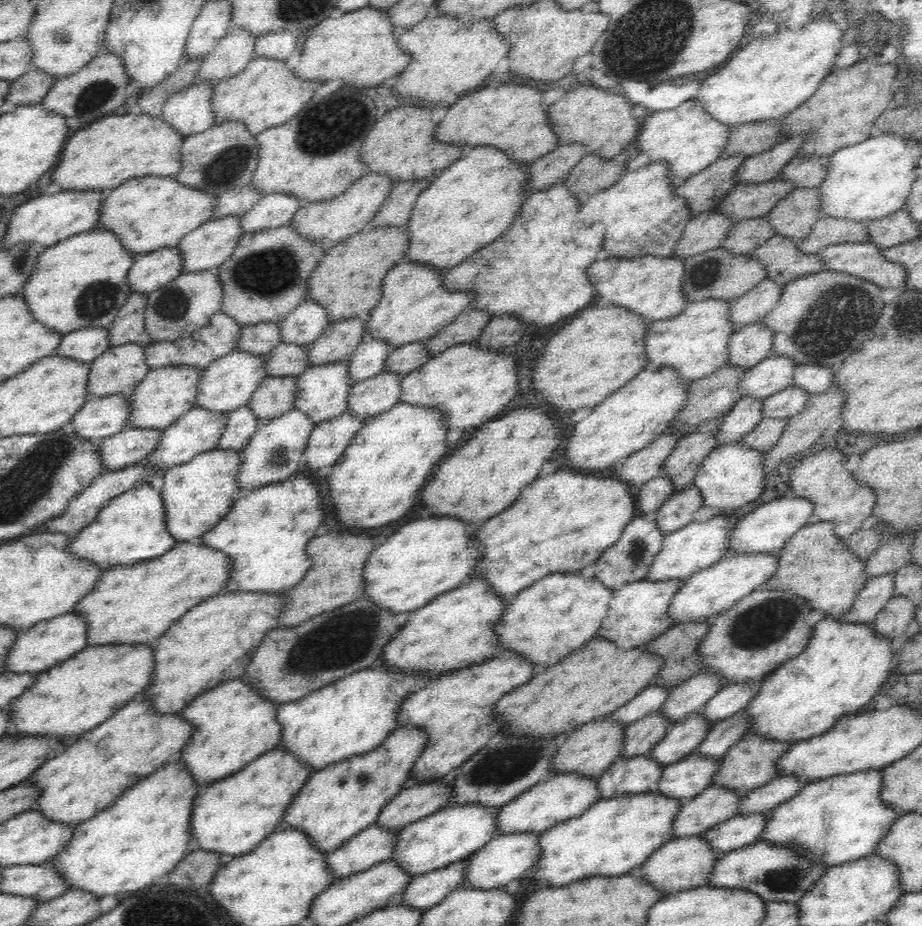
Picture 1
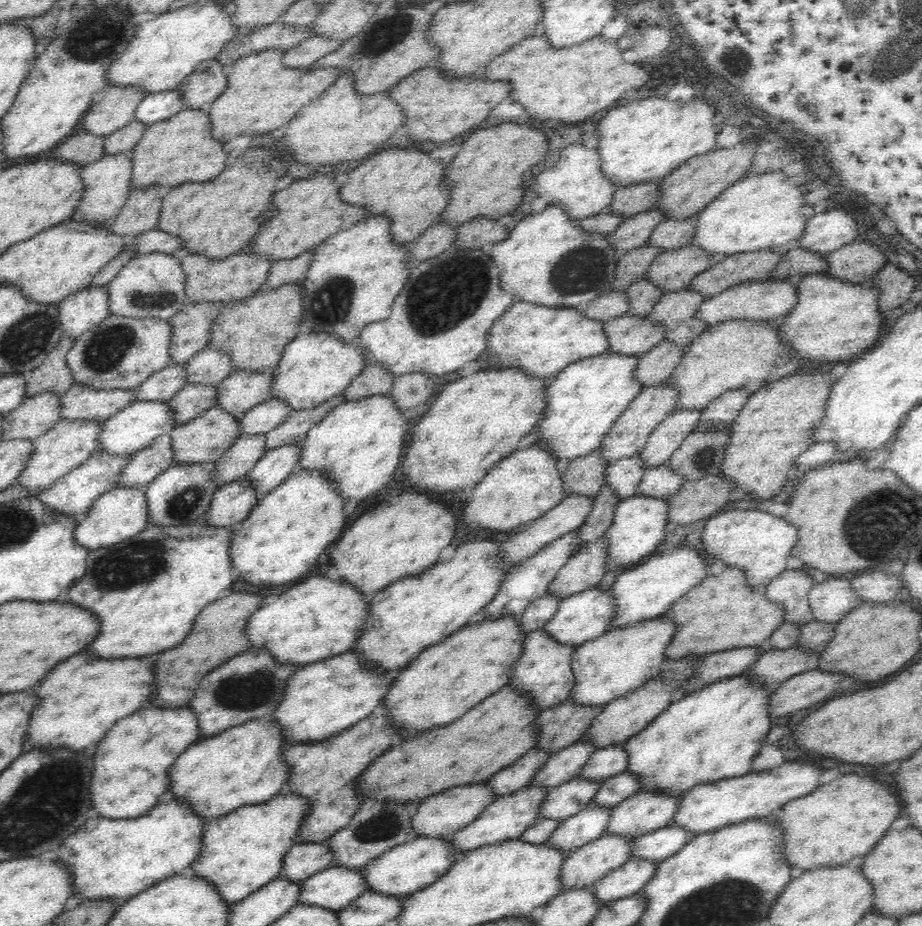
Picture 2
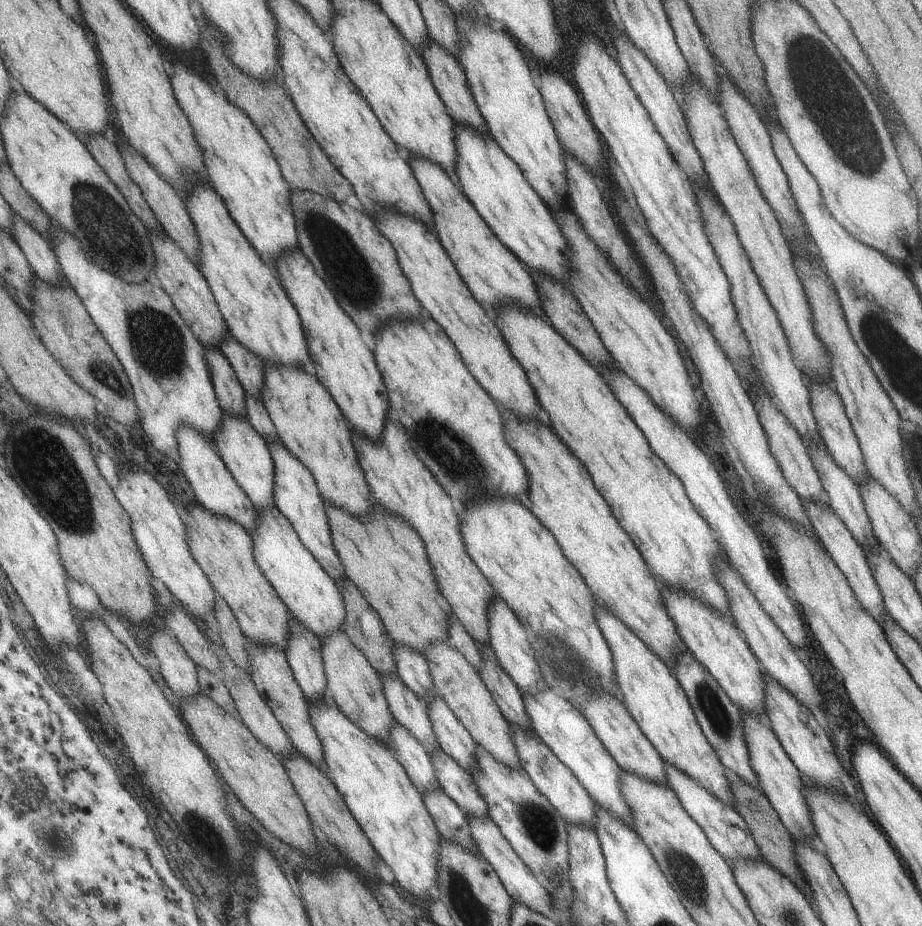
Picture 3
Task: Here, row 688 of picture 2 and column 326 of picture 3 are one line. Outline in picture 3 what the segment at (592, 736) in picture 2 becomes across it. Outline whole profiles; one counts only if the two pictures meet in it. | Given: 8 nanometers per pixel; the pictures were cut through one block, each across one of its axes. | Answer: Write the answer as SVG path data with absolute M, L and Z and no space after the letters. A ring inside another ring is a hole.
M337 629L320 640L320 655L325 675L325 690L322 700L335 705L354 725L357 725L368 737L381 741L388 746L386 736L393 724L382 691L380 676L371 668L366 658L349 642L345 633Z

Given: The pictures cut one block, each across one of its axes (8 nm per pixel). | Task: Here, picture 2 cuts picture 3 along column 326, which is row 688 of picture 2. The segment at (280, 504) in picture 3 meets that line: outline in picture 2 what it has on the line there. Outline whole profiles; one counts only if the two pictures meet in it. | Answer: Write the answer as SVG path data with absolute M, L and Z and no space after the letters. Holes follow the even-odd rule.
M543 627L527 634L523 644L521 659L511 670L509 686L519 688L525 694L532 694L540 709L548 709L569 698L575 685L573 656L578 646L558 642Z

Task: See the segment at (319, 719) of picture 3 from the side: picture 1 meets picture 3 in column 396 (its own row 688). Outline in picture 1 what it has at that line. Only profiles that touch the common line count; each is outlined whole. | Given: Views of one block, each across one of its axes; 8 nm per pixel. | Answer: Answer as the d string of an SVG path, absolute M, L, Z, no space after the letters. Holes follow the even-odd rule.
M825 616L816 624L807 649L781 664L763 680L758 698L754 698L754 702L750 702L747 708L747 712L753 716L752 734L763 734L767 738L782 742L807 741L830 730L835 720L853 710L861 710L874 696L880 694L888 676L894 674L897 653L892 649L893 641L896 640L885 634L878 634L871 623L846 622Z

